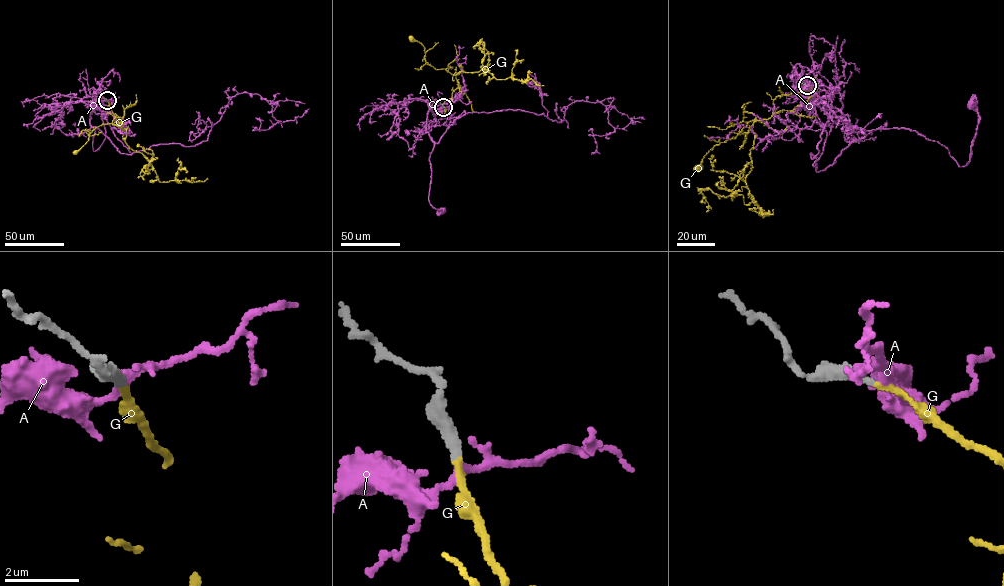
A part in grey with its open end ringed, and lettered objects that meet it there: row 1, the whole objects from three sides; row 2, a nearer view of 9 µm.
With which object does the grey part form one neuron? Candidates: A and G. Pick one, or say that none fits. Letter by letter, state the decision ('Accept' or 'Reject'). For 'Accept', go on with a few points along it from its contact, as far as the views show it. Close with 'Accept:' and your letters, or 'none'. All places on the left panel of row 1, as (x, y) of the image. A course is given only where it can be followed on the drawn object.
A: Reject
G: Accept. Its course: (107, 100), (110, 107), (107, 112), (121, 118), (121, 121), (95, 128), (75, 152)
Accept: G

